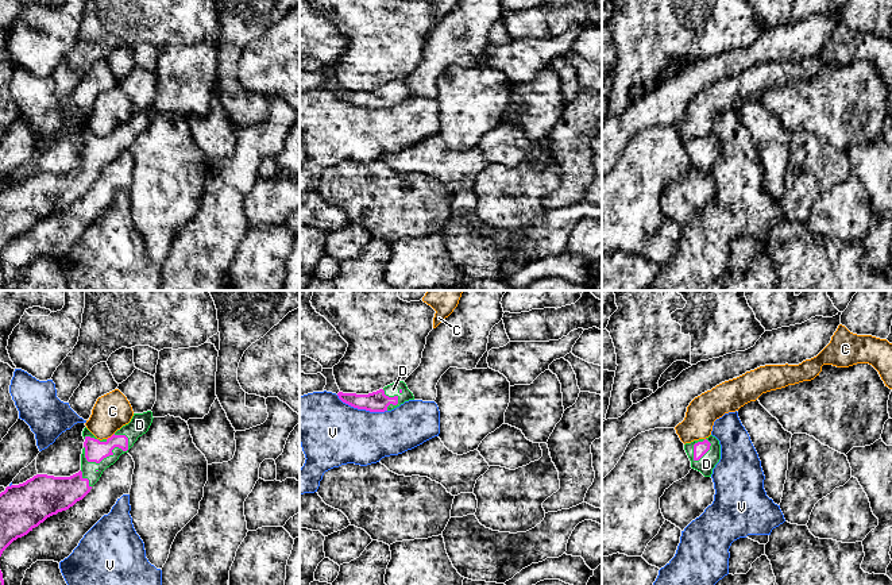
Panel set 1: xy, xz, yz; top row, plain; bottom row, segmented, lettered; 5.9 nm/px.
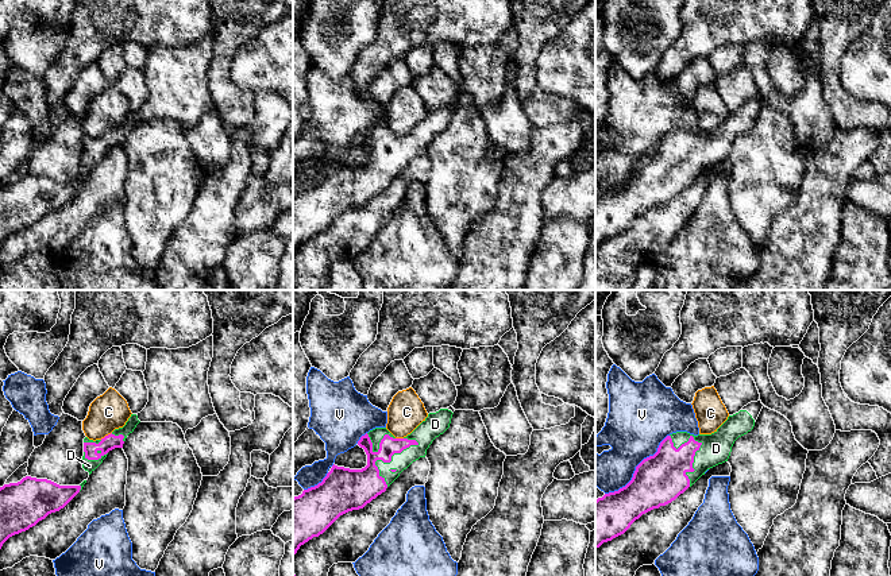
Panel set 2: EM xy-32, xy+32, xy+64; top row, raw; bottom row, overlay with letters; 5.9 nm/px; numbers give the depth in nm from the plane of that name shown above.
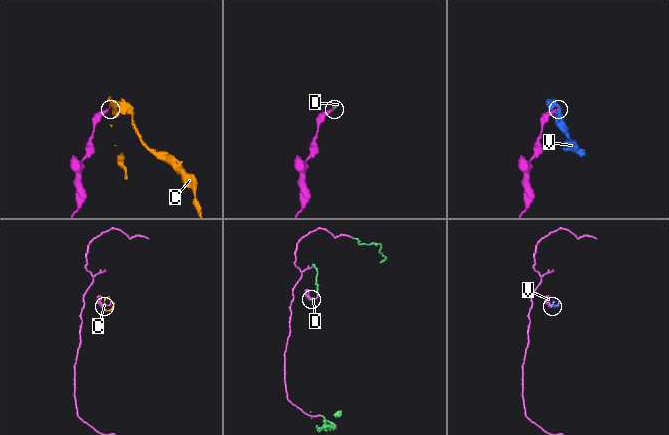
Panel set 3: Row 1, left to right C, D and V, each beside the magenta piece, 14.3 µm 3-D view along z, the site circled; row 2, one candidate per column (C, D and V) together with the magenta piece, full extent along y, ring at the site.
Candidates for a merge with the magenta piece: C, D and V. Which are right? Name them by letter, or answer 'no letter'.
D

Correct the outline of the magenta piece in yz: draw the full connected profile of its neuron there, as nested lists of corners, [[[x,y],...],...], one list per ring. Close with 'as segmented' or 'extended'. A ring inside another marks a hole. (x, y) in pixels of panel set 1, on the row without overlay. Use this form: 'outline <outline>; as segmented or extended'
outline [[[710,132],[706,136],[686,141],[684,147],[691,158],[691,165],[700,169],[704,174],[711,174],[713,166],[721,157],[719,138]]]; extended

